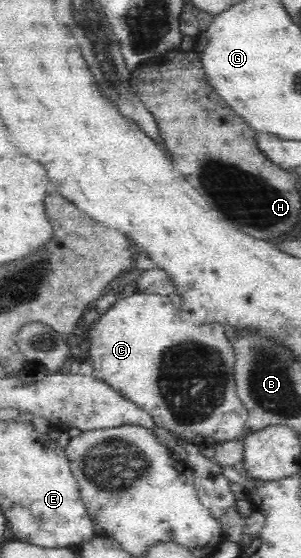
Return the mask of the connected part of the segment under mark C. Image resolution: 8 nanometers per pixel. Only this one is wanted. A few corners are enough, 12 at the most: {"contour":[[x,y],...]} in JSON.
{"contour":[[173,292],[92,324],[92,375],[201,447],[242,440],[235,352]]}

